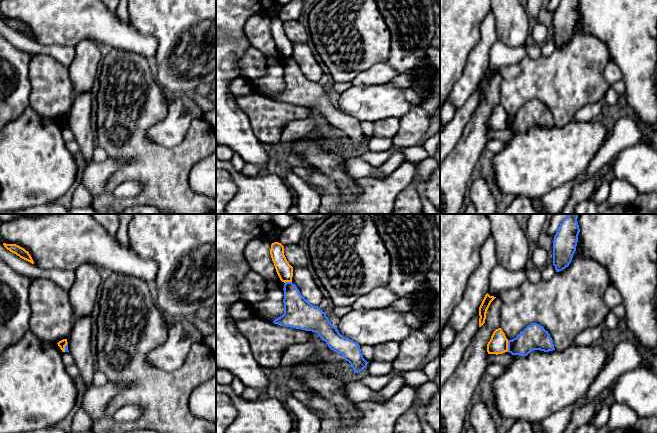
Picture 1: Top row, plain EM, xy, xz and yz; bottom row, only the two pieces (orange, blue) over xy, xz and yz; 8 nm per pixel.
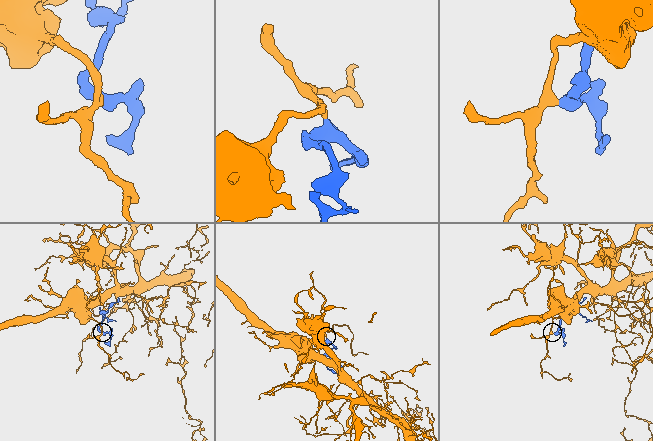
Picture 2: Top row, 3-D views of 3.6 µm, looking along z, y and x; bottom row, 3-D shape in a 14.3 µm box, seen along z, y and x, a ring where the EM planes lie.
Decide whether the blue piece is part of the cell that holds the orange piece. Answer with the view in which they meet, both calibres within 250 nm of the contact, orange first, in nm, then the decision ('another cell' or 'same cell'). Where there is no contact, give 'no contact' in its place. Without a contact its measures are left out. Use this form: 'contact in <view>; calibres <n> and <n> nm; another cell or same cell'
contact in yz; calibres 160 and 200 nm; another cell

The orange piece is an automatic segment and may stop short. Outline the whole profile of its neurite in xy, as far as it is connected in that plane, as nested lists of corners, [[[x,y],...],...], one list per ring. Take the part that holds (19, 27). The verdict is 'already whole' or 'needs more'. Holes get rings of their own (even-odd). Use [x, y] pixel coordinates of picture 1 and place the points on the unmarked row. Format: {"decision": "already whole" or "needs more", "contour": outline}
{"decision": "already whole", "contour": [[[3,19],[3,21],[10,28],[12,28],[12,29],[16,30],[17,32],[19,32],[20,34],[34,40],[34,37],[33,37],[31,31],[24,24],[22,24],[22,23],[16,21],[16,20]]]}

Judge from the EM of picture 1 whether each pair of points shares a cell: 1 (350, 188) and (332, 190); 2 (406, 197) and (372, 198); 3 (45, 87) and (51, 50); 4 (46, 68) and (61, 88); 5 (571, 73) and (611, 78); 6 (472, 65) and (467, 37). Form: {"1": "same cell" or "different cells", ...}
{"1": "different cells", "2": "different cells", "3": "different cells", "4": "same cell", "5": "different cells", "6": "different cells"}

